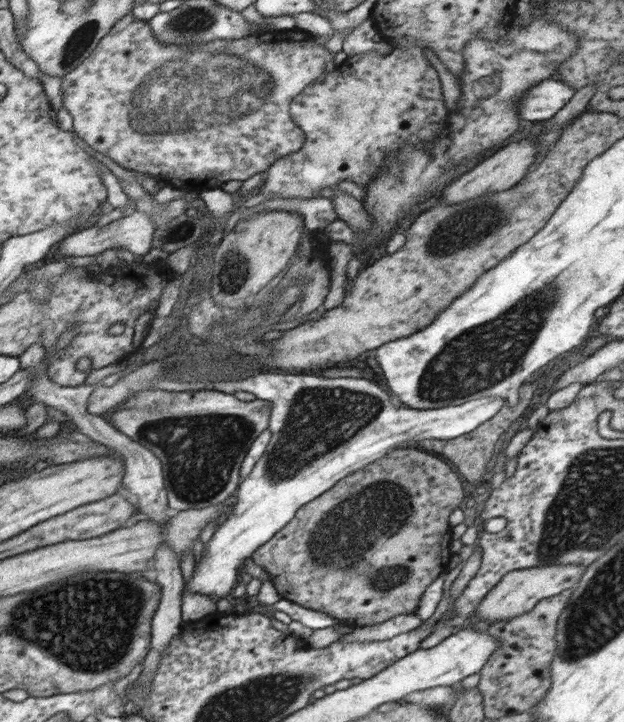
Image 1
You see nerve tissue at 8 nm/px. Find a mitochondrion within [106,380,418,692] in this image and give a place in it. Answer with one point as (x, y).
(361, 520)

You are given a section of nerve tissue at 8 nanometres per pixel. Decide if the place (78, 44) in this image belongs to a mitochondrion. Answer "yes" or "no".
yes

